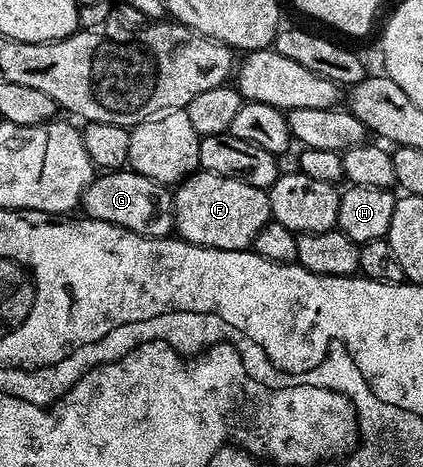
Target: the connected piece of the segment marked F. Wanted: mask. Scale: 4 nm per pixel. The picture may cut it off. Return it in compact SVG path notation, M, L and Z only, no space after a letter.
M196 171L174 186L174 232L191 245L221 251L250 250L261 227L272 220L267 195L268 190L249 187L249 183L241 183L241 179Z

